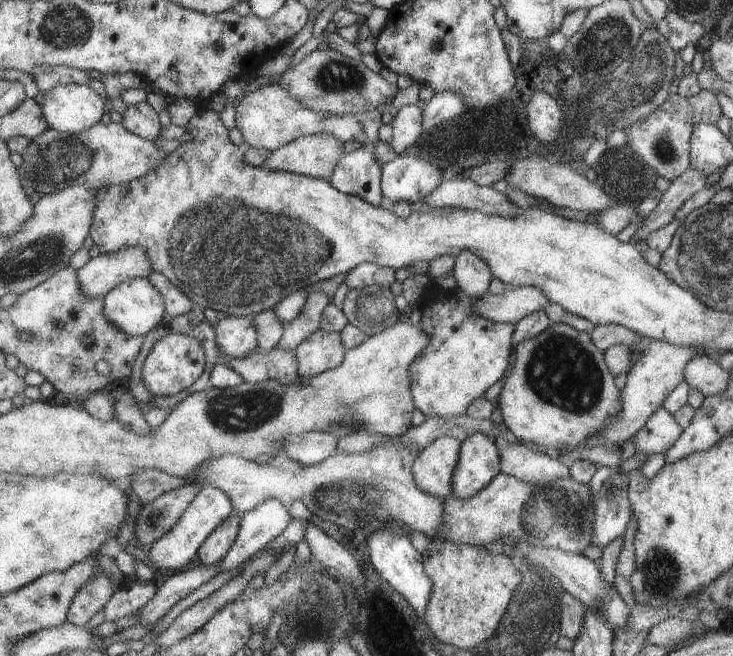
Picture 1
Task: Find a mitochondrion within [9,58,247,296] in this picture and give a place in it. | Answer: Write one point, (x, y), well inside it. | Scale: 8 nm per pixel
(53, 160)

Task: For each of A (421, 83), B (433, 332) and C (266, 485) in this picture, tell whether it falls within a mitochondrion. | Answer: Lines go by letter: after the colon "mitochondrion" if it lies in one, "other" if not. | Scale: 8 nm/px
A: other
B: other
C: other

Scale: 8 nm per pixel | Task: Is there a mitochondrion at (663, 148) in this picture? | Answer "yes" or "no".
yes

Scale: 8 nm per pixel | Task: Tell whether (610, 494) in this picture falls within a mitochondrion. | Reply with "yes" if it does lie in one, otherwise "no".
yes

